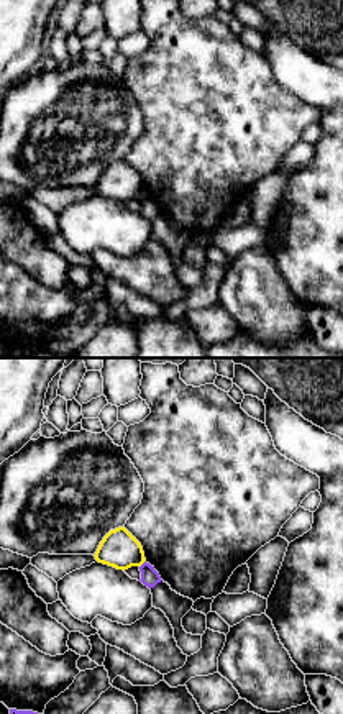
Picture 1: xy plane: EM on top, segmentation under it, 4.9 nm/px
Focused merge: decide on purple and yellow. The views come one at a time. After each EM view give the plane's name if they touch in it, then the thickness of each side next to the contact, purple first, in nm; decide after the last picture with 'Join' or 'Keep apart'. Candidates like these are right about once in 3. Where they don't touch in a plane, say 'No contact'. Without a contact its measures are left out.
Touches purple in xy. Thickness 90 nm (purple) against 190 nm

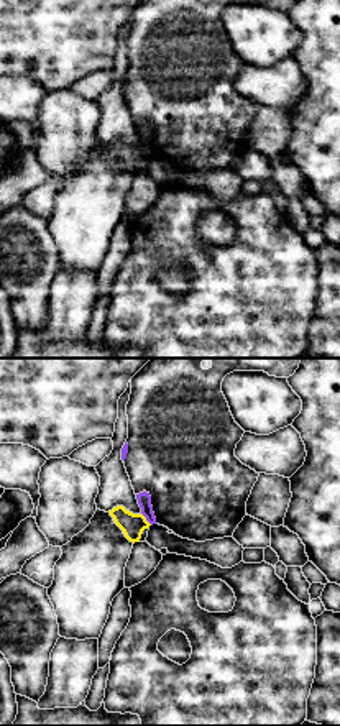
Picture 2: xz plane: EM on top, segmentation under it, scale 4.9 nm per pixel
Touches purple in xz. Thickness 70 nm (purple) against 110 nm

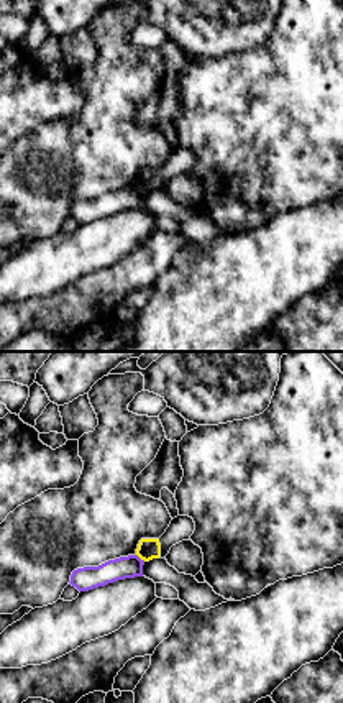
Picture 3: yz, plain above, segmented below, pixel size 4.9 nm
Touches purple in yz. Thickness 110 nm (purple) against 110 nm

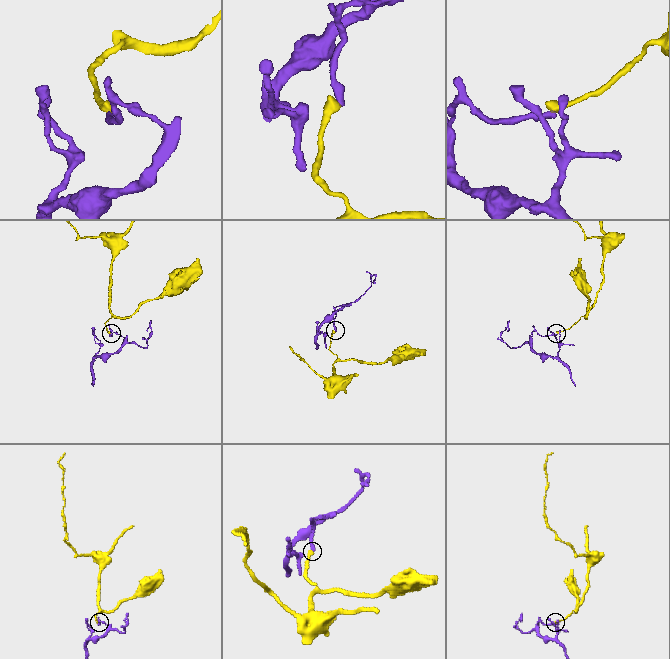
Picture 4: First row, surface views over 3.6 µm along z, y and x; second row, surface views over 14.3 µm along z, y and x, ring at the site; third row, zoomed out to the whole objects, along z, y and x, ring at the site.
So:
Keep apart

